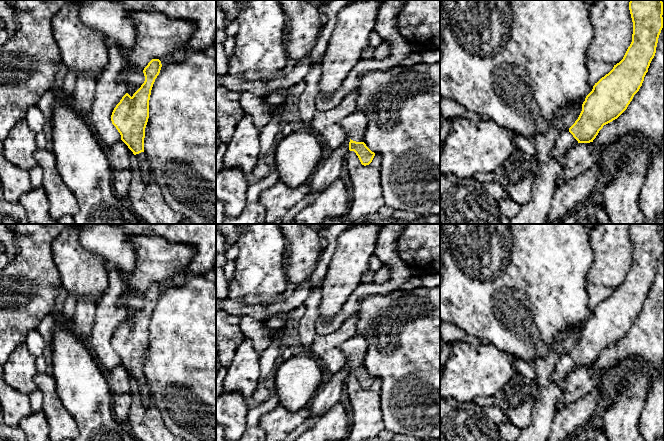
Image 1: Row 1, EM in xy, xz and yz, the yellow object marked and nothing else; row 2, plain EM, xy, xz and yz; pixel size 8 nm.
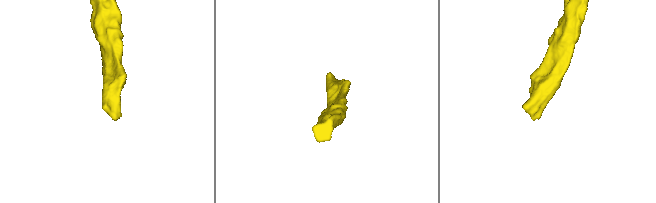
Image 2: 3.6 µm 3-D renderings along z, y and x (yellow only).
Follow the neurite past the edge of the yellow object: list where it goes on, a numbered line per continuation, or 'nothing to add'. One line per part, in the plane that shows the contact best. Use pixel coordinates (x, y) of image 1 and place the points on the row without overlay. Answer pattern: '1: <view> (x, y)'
1: xz (354, 348)

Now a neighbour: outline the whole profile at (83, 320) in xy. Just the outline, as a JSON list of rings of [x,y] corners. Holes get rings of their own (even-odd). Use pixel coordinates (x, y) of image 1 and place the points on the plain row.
[[[76,297],[72,328],[77,337],[88,344],[93,330],[96,304],[93,300]]]

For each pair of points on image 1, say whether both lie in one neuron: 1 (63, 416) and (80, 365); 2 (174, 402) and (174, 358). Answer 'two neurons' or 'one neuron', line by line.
1: two neurons
2: one neuron

